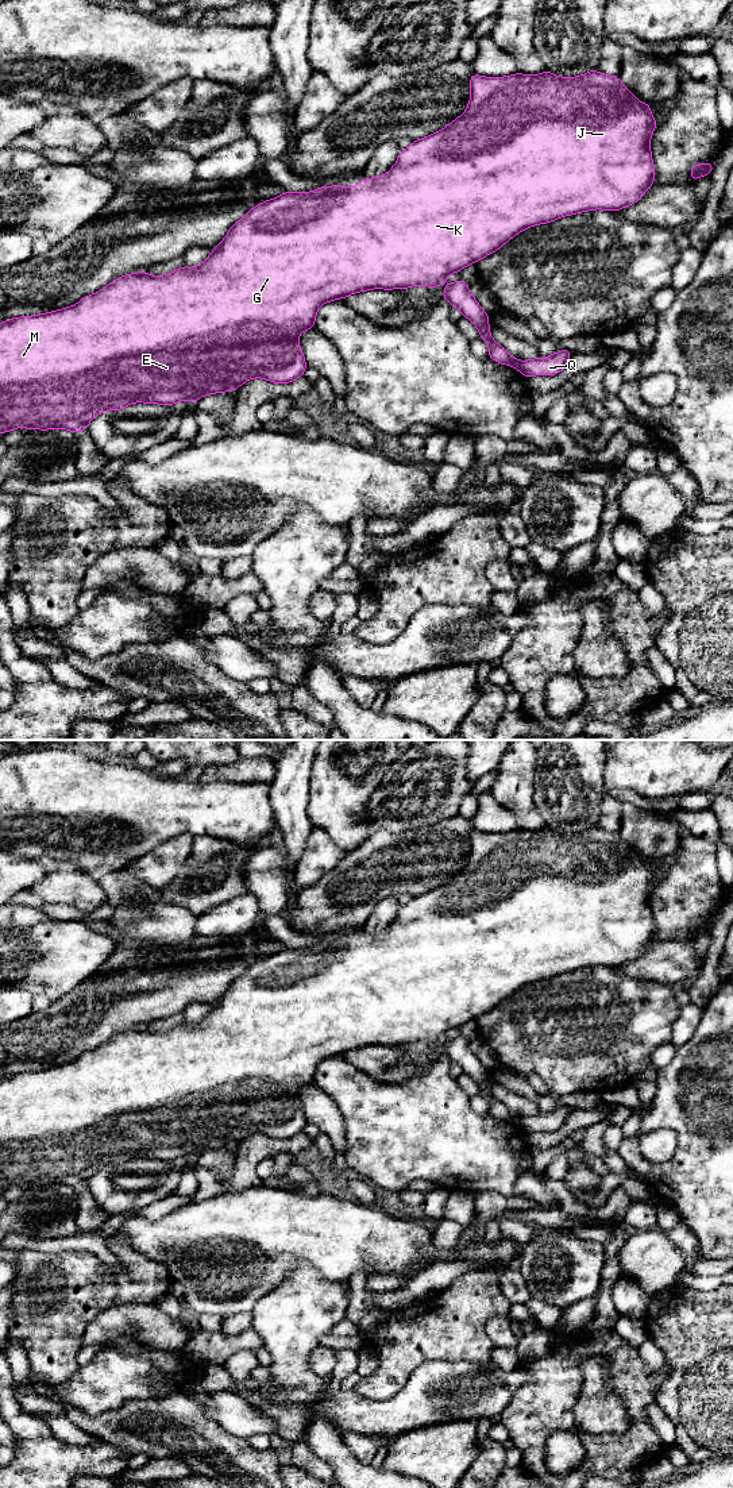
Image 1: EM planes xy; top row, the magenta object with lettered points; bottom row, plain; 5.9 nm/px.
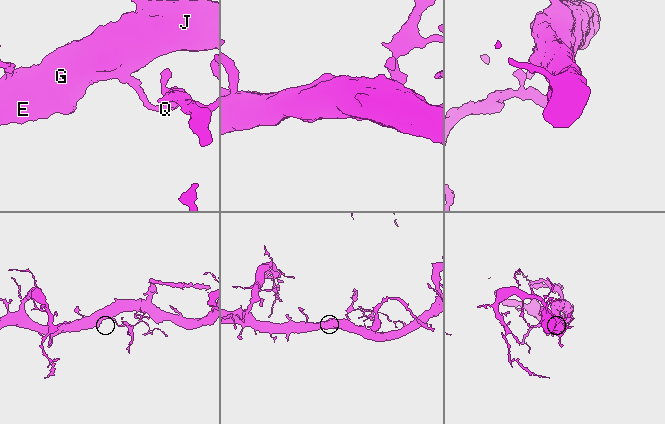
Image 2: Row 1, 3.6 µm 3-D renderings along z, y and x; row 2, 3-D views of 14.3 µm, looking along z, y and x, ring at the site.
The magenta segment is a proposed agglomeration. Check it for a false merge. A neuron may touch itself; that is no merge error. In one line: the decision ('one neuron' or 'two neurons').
two neurons

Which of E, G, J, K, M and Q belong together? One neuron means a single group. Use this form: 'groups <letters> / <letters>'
groups E G J K M / Q

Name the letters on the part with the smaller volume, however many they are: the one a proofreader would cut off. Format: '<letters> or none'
Q

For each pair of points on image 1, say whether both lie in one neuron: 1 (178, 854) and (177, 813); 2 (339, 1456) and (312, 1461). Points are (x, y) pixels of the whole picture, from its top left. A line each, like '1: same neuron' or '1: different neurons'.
1: different neurons
2: different neurons

